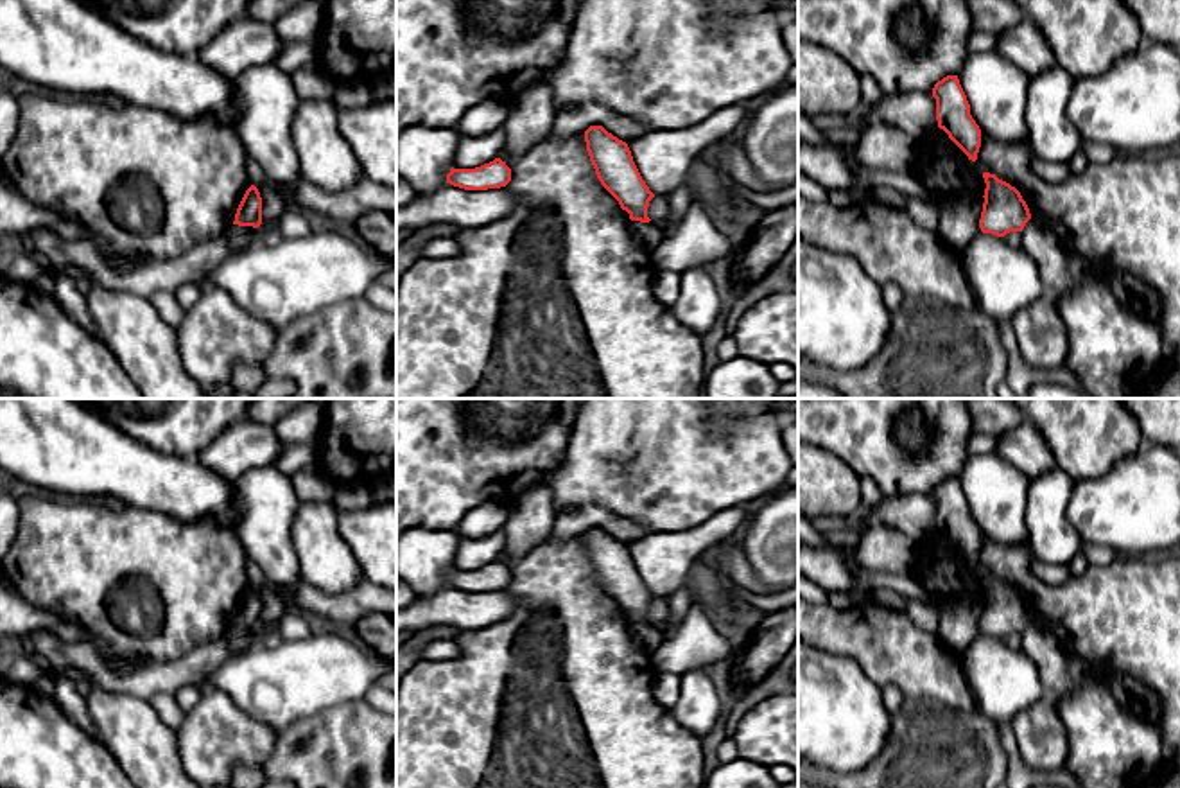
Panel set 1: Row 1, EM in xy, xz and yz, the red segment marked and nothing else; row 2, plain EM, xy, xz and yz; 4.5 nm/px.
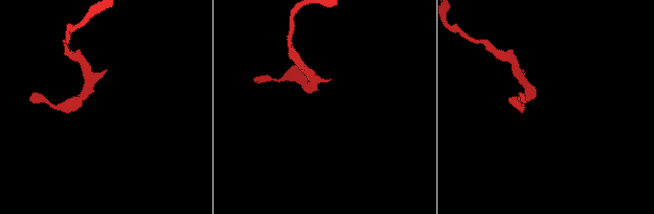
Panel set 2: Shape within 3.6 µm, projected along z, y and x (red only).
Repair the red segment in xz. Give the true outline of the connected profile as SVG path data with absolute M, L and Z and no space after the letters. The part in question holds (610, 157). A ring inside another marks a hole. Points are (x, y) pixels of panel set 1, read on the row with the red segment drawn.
M603 126L585 131L586 151L601 185L629 214L631 221L649 223L647 206L655 194L642 179L626 142Z

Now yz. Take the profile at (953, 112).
M947 75L933 88L936 120L949 138L976 162L981 147L981 129L970 115L970 104L958 75Z

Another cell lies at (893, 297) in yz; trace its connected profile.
M886 282L881 287L888 311L895 312L904 302L904 291L895 282Z

